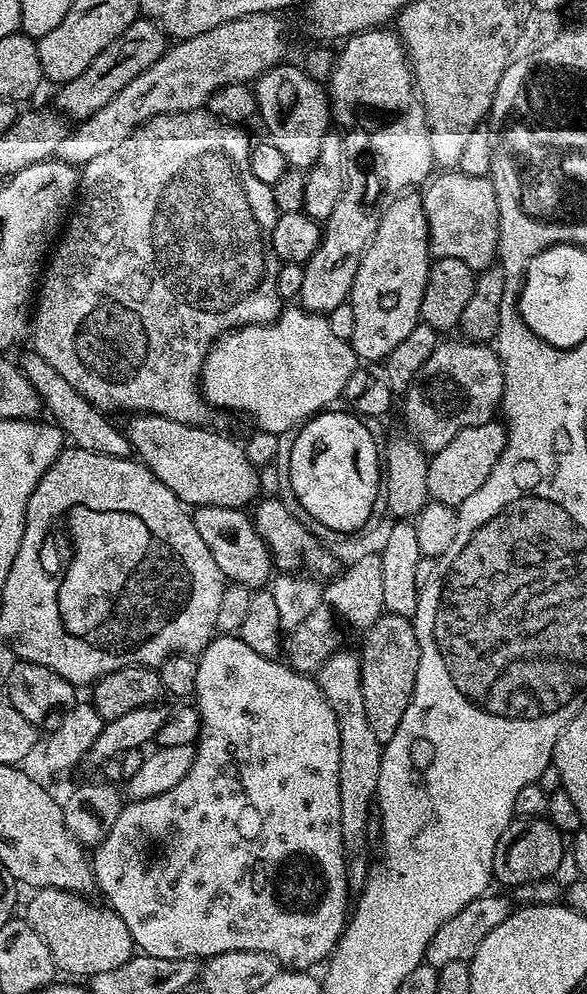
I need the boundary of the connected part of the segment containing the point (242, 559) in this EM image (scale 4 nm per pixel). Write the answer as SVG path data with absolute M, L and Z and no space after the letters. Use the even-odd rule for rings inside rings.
M202 506L192 512L192 521L214 562L218 562L218 570L222 570L231 583L245 584L249 590L256 590L273 579L272 551L258 534L253 517L247 511L226 506Z

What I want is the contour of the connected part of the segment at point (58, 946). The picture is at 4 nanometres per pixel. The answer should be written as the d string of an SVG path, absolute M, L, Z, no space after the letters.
M42 888L33 896L35 897L29 902L24 918L41 935L43 942L50 949L51 957L54 958L57 969L61 973L72 974L74 976L71 977L74 978L80 978L76 976L91 978L95 973L114 970L115 967L122 966L122 963L134 955L136 947L129 928L111 907L96 906L88 902L88 898L79 893L62 891L57 888Z

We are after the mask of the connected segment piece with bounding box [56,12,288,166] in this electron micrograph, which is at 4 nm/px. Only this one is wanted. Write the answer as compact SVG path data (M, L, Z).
M259 12L246 18L238 18L234 22L226 22L222 26L214 26L214 30L206 30L206 34L198 34L189 40L173 43L173 48L171 45L164 55L158 58L158 62L154 62L146 71L138 74L138 78L134 78L130 86L122 86L122 90L118 90L118 94L114 94L114 98L110 98L110 102L106 102L102 110L79 121L62 140L62 146L58 146L56 156L65 160L67 164L83 166L86 162L114 150L114 146L119 146L125 138L130 138L133 130L150 118L165 116L167 112L195 112L207 105L214 90L227 84L255 81L256 77L276 67L287 57L284 55L288 52L288 32L280 19L275 12Z

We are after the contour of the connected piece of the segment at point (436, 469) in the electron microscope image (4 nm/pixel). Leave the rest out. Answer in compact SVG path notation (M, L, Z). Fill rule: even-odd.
M496 418L466 430L458 430L458 434L454 434L454 438L450 438L442 450L431 453L426 470L429 501L437 500L453 506L466 502L466 498L470 498L470 494L474 494L474 490L478 490L478 486L490 478L490 470L494 470L507 441L507 427Z

